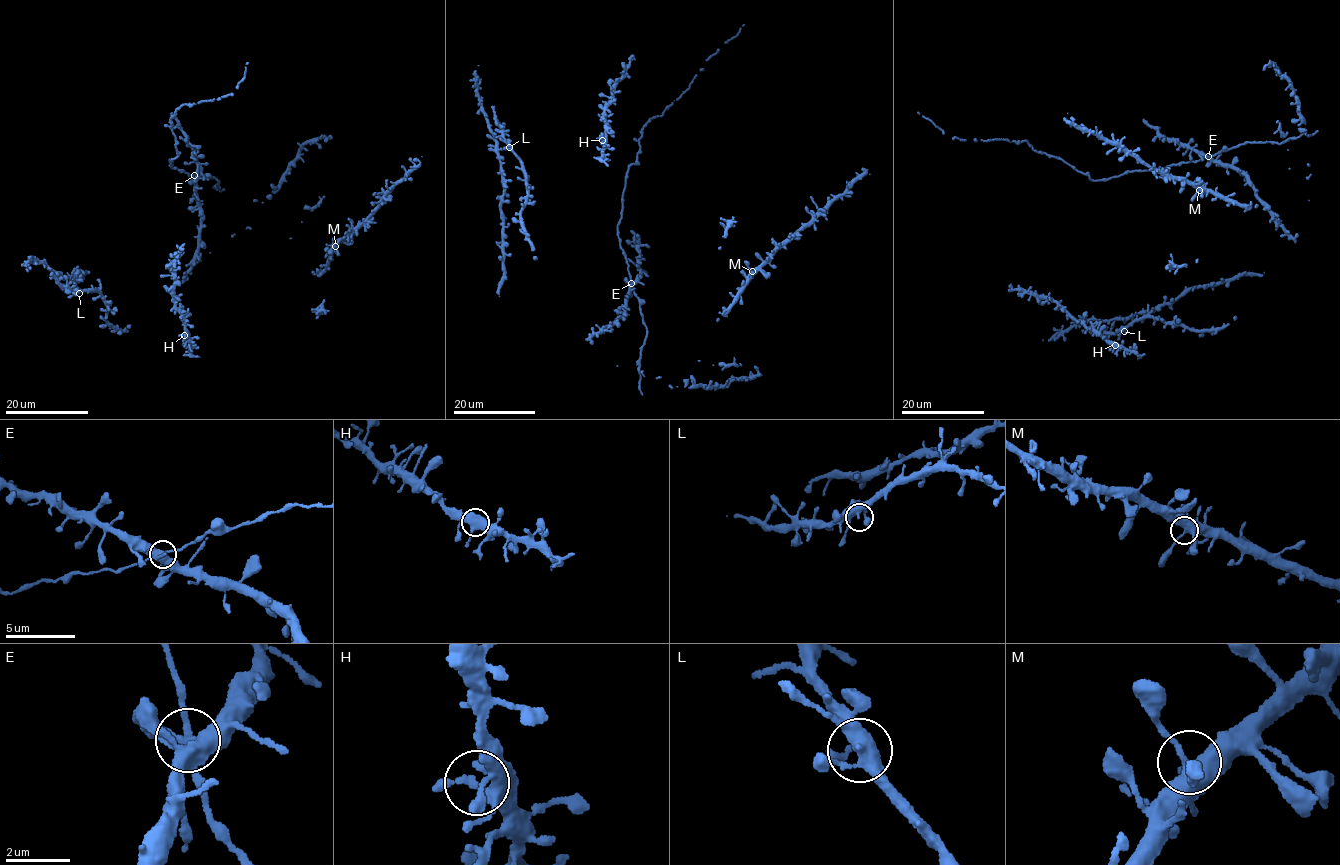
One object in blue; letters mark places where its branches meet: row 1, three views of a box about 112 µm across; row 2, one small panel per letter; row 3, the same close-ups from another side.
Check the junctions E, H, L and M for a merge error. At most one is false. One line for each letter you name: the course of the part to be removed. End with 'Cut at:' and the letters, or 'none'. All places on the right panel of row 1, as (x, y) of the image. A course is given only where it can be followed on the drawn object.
Cut at: none

